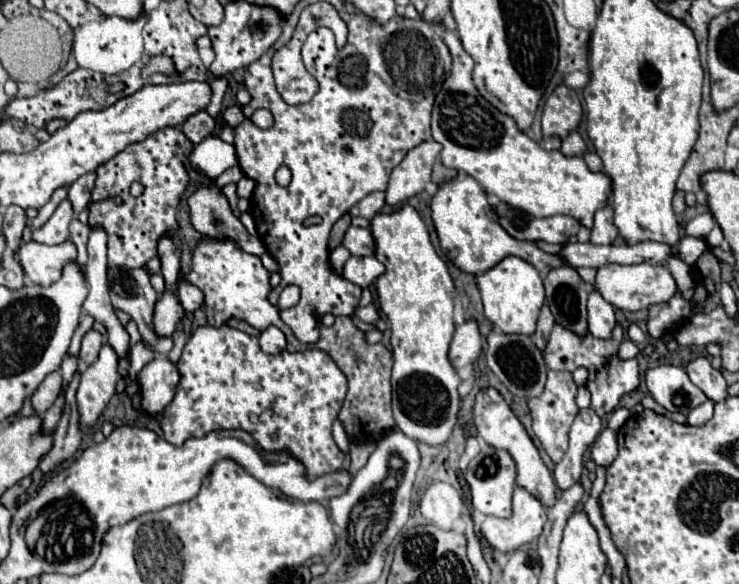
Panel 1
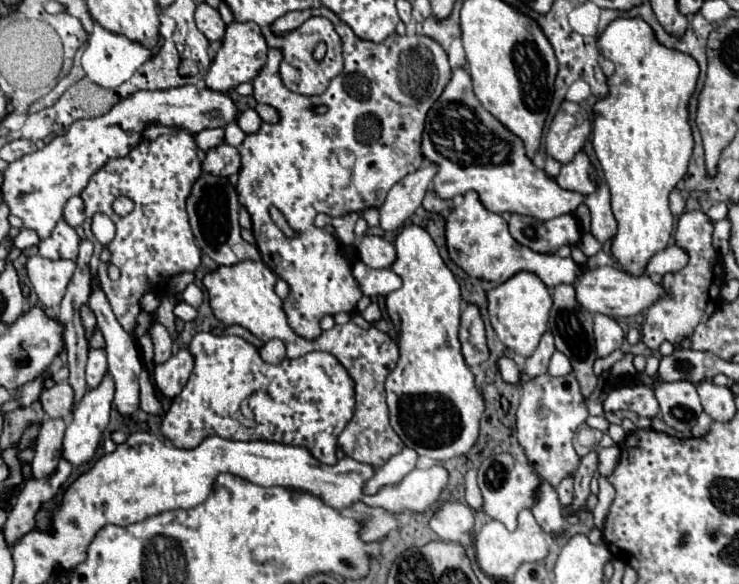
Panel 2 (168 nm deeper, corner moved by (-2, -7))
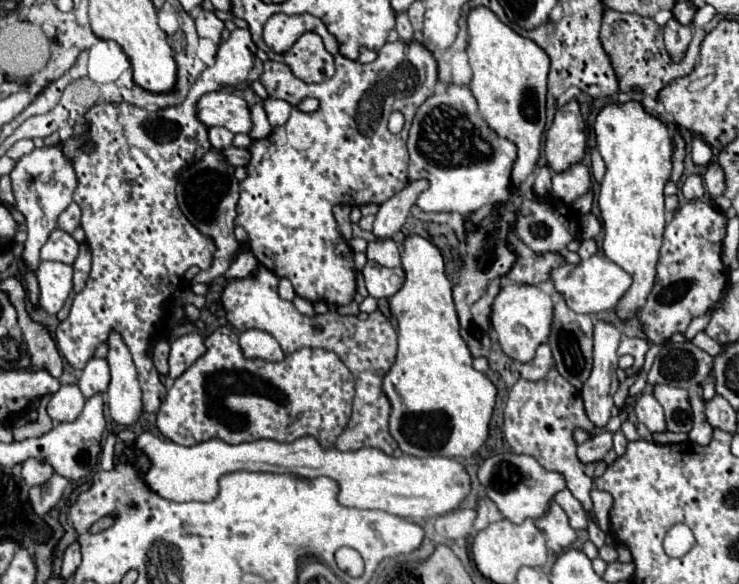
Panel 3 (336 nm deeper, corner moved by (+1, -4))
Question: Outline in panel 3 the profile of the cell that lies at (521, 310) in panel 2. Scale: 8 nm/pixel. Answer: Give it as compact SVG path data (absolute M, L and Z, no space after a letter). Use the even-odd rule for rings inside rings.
M504 281L492 306L492 326L498 334L498 342L506 356L518 362L530 362L540 344L548 342L552 328L554 302L537 285Z

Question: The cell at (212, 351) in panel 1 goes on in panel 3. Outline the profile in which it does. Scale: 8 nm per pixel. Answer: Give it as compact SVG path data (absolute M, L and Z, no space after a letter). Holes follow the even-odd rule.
M222 326L212 332L206 338L206 348L206 354L172 382L158 410L158 430L172 442L182 446L194 446L212 438L224 440L228 444L254 442L262 438L294 442L302 436L314 436L322 448L332 448L340 432L346 428L352 416L354 378L334 352L322 348L300 348L292 354L286 354L282 362L246 358L238 344L238 336L230 326Z

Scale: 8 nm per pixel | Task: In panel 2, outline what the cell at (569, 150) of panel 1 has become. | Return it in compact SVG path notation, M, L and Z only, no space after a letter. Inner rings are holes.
M579 151L569 163L565 163L561 167L561 173L557 175L557 183L563 189L591 195L591 193L595 193L595 185L589 179L589 169L591 169L589 157L585 155L585 151Z

